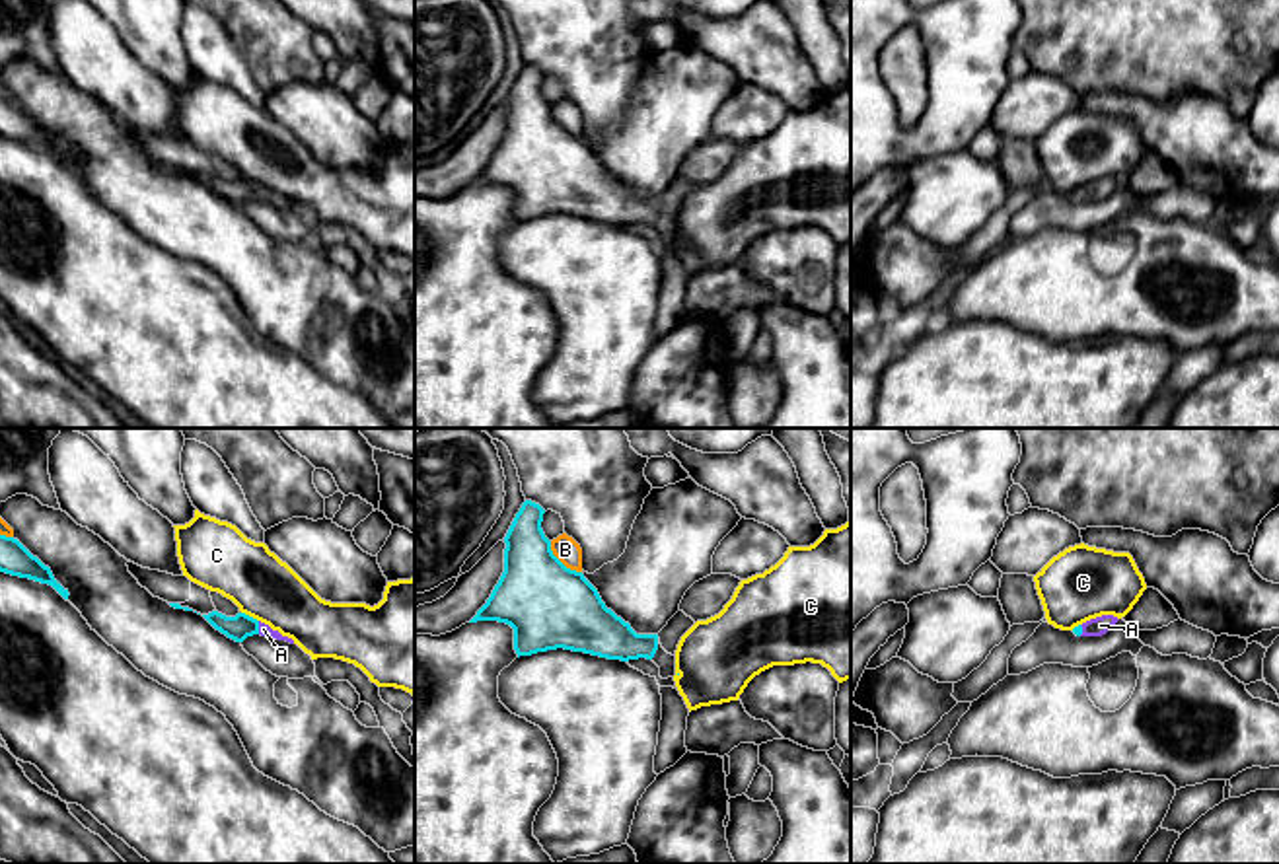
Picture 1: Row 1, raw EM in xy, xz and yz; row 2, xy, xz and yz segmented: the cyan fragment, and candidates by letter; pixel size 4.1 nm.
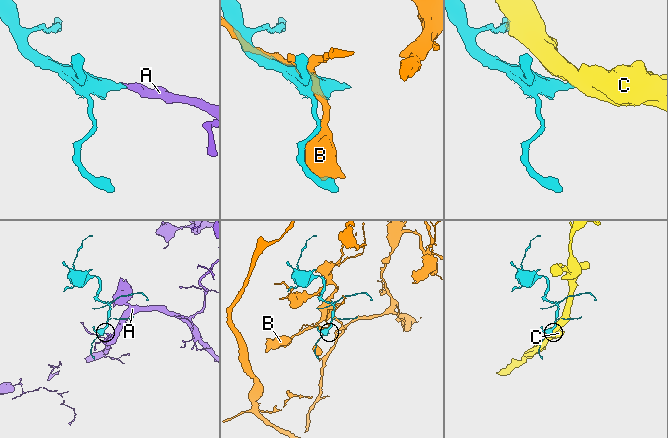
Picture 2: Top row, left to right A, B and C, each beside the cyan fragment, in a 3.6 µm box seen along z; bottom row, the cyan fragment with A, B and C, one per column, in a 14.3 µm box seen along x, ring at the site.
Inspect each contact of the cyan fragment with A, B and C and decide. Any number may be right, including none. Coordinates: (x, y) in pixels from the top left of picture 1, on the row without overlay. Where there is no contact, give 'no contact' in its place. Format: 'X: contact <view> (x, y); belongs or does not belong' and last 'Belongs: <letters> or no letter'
A: contact xy (257, 191); belongs
B: contact xz (559, 125); does not belong
C: contact xy (248, 180); does not belong
Belongs: A

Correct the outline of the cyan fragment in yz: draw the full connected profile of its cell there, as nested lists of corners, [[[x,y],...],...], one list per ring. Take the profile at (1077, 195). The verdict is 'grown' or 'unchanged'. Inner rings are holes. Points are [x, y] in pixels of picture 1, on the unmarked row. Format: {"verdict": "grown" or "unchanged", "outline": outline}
{"verdict": "grown", "outline": [[[1102,179],[1096,183],[1090,183],[1078,191],[1073,193],[1077,200],[1102,200],[1106,198],[1119,183],[1114,179]]]}

